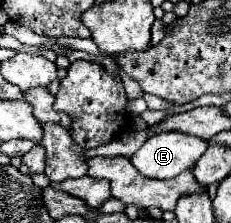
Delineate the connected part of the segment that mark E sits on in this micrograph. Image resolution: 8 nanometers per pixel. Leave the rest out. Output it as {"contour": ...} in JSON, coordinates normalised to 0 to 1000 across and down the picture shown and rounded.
{"contour":[[[701,587],[658,605],[571,704],[571,740],[632,794],[736,803],[831,758],[900,668],[900,632],[779,587]]]}

